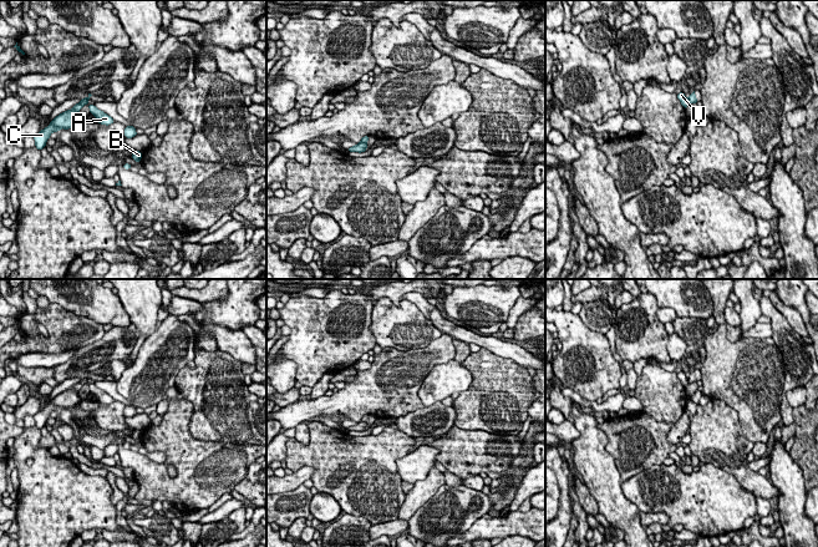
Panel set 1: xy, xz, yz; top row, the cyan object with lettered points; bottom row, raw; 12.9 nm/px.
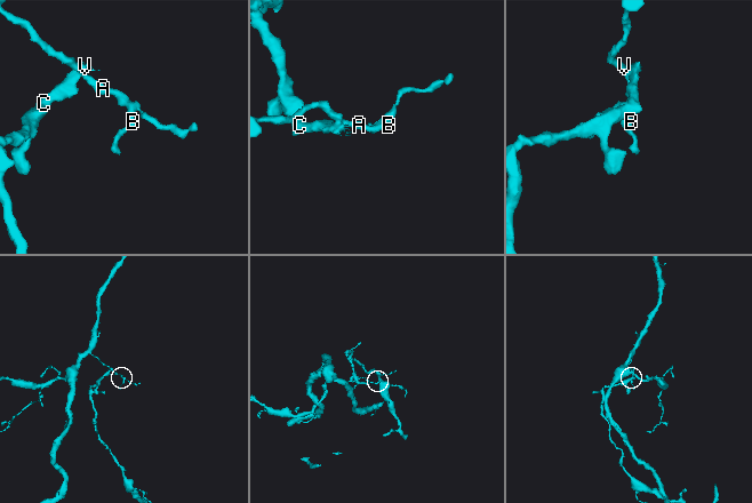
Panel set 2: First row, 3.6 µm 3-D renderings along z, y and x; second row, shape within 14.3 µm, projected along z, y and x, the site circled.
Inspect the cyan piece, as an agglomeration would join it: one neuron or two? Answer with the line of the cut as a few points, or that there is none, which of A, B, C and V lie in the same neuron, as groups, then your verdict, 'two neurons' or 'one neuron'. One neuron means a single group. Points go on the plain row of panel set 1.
cut in xz along (361, 420), (366, 423); A B V / C; two neurons

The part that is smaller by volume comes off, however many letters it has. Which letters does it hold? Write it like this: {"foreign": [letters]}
{"foreign": ["C"]}

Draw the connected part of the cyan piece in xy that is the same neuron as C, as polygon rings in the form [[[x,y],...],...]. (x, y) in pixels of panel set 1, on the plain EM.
[[[88,373],[88,375],[80,379],[80,381],[75,384],[72,389],[67,389],[56,395],[46,407],[41,409],[36,415],[34,415],[36,422],[35,426],[41,430],[46,425],[46,420],[50,417],[52,411],[59,411],[61,407],[75,407],[77,404],[80,404],[81,399],[78,397],[77,392],[86,383],[88,383],[91,375],[92,374]]]

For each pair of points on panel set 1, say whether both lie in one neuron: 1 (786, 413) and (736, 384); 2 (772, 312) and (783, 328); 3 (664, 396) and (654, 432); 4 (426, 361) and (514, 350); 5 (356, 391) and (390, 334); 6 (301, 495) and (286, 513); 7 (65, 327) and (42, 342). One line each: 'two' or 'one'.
1: two
2: one
3: two
4: two
5: two
6: one
7: one

